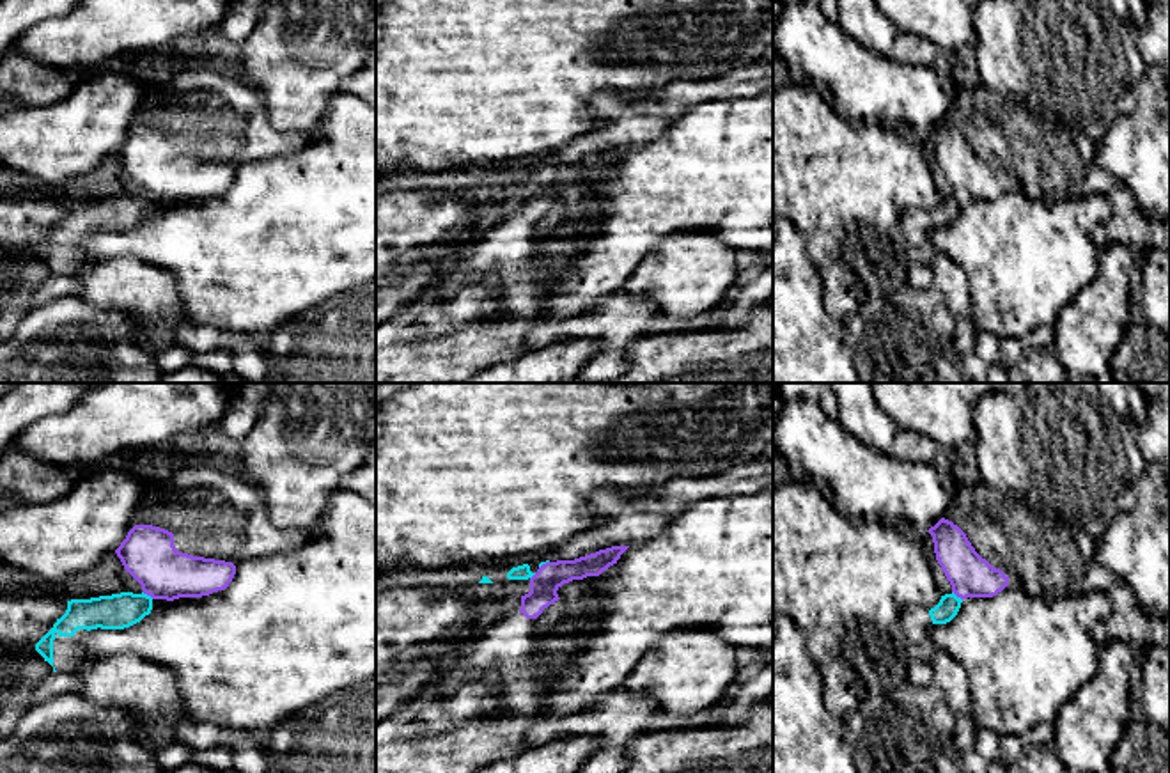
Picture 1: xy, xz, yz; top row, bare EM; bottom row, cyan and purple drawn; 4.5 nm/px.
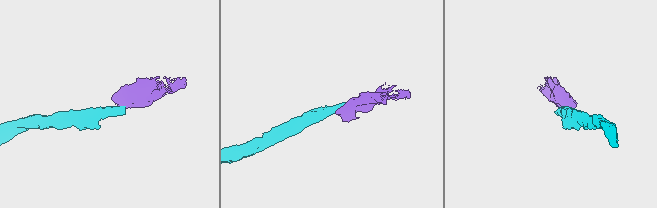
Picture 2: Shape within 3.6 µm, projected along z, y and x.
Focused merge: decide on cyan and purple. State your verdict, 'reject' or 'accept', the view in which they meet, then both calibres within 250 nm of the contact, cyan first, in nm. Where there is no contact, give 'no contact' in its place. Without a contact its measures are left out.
reject; meets cyan in xy; 160 nm thick on the cyan side, 240 nm on the other

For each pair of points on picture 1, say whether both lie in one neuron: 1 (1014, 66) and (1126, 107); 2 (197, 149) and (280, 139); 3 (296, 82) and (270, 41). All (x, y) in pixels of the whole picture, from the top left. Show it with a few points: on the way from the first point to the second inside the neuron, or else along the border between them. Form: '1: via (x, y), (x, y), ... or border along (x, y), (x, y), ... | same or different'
1: via (1043, 66), (1075, 85), (1101, 87) | same
2: via (218, 149), (245, 149), (259, 142) | same
3: via (286, 71), (270, 52) | same

